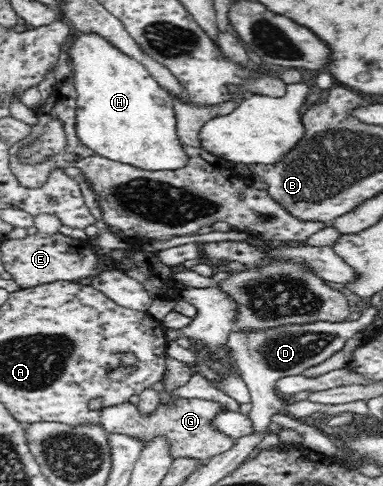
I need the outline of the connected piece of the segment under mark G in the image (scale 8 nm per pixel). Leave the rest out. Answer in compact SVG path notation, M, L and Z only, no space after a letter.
M180 398L174 404L166 406L159 404L158 408L154 410L154 414L148 415L146 418L137 406L126 402L102 409L99 422L107 433L136 436L144 439L144 445L146 441L150 442L156 436L163 436L169 440L169 451L172 458L195 458L201 466L206 464L210 458L230 450L236 444L234 437L224 435L211 424L211 421L224 410L226 409L220 402L200 398Z

